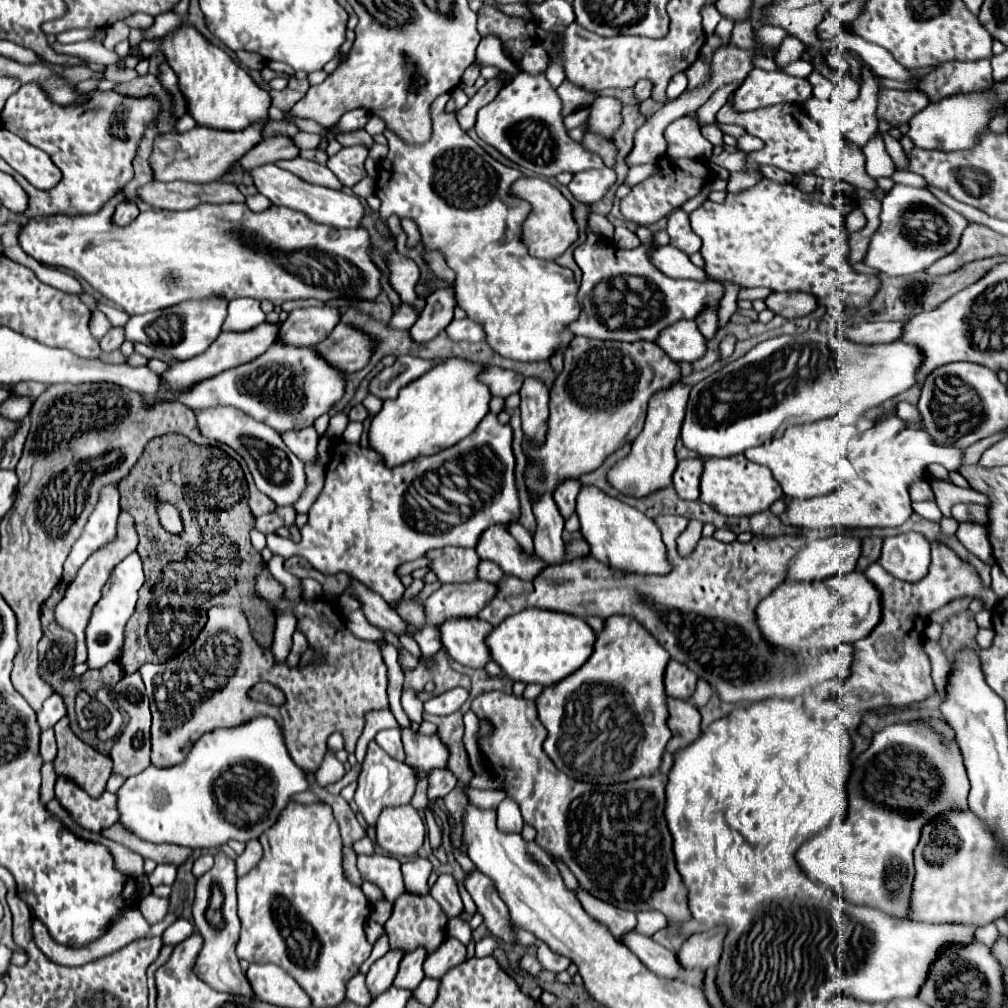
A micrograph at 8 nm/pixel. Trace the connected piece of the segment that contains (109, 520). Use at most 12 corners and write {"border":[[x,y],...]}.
{"border":[[116,485],[102,489],[94,513],[64,563],[64,583],[98,547],[114,541]]}

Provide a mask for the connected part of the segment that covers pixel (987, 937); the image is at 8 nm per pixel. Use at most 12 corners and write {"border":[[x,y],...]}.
{"border":[[976,927],[978,941],[992,947],[998,937],[996,927]]}

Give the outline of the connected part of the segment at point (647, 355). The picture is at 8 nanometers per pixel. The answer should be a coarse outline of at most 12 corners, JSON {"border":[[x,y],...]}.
{"border":[[574,337],[524,481],[598,469],[680,367],[650,341]]}

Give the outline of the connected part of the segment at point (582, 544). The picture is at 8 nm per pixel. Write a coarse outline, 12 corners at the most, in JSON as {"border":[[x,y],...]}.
{"border":[[586,541],[566,545],[566,561],[588,555]]}

